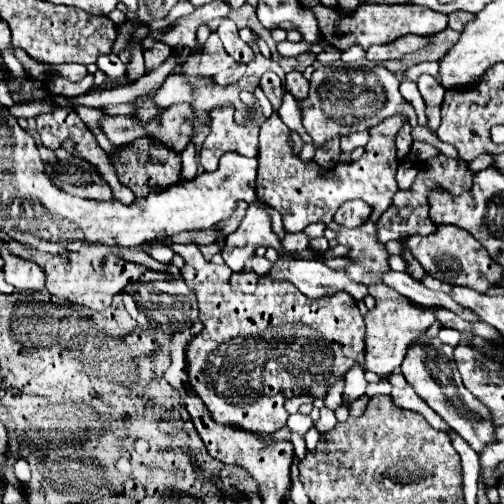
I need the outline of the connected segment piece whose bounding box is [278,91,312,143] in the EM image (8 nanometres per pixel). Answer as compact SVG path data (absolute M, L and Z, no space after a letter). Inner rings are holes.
M284 92L282 105L278 109L278 115L292 131L299 134L303 142L312 142L312 138L306 133L302 125L301 109L291 93Z

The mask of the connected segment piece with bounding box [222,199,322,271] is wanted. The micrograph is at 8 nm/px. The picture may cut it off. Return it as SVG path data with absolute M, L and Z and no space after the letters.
M256 199L248 205L246 215L240 223L240 227L230 233L224 241L224 249L222 249L222 257L224 263L232 269L244 269L246 261L254 255L254 251L264 245L264 247L274 247L278 249L280 255L292 255L296 259L312 259L312 257L320 257L322 253L316 253L314 249L306 249L300 253L286 253L280 247L280 239L272 233L272 219L270 219L270 205L264 203L262 199Z

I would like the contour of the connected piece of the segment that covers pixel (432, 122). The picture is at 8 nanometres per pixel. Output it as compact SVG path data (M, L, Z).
M422 73L416 83L418 83L418 89L422 93L422 98L428 103L428 111L426 111L428 127L436 129L441 123L441 105L444 98L444 89L428 73Z

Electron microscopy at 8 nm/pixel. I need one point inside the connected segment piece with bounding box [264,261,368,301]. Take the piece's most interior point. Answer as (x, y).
(313, 282)

